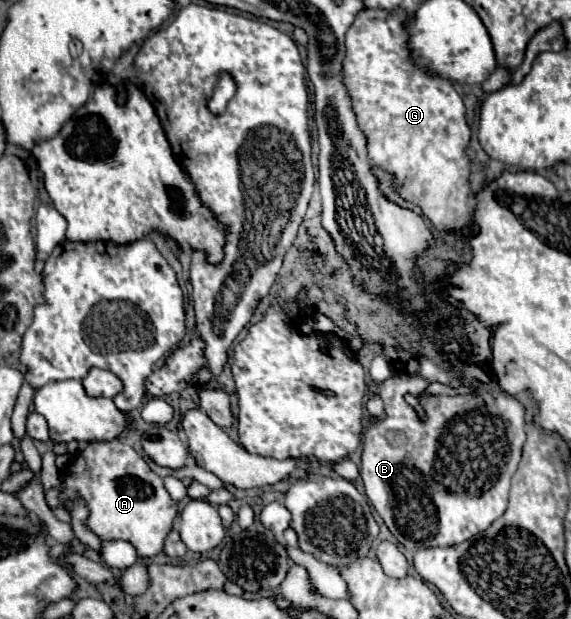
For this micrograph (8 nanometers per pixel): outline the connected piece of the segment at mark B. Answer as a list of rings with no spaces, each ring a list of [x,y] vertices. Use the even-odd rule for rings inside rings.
[[[430,357],[420,359],[420,367],[414,373],[398,371],[392,367],[392,377],[382,383],[368,383],[370,395],[378,395],[384,401],[384,417],[364,431],[362,467],[366,495],[372,501],[378,515],[384,519],[390,533],[410,551],[424,547],[448,547],[462,543],[496,521],[508,505],[508,491],[514,471],[518,469],[522,447],[526,441],[526,407],[522,401],[508,393],[496,393],[490,389],[476,389],[468,395],[430,395],[426,387],[430,383],[444,383],[448,387],[460,387],[462,377],[448,365]],[[404,395],[418,397],[424,409],[424,419],[418,417]]]

